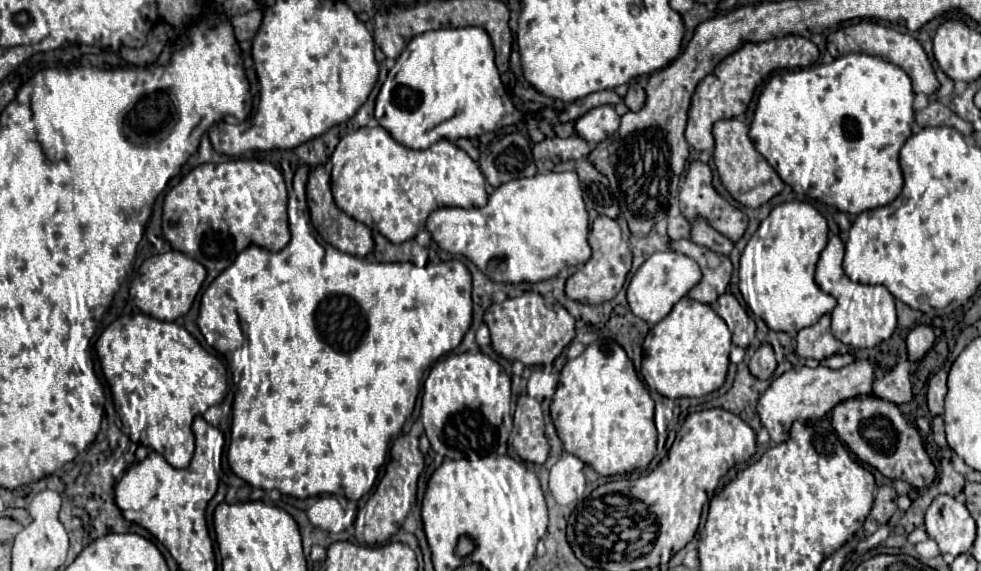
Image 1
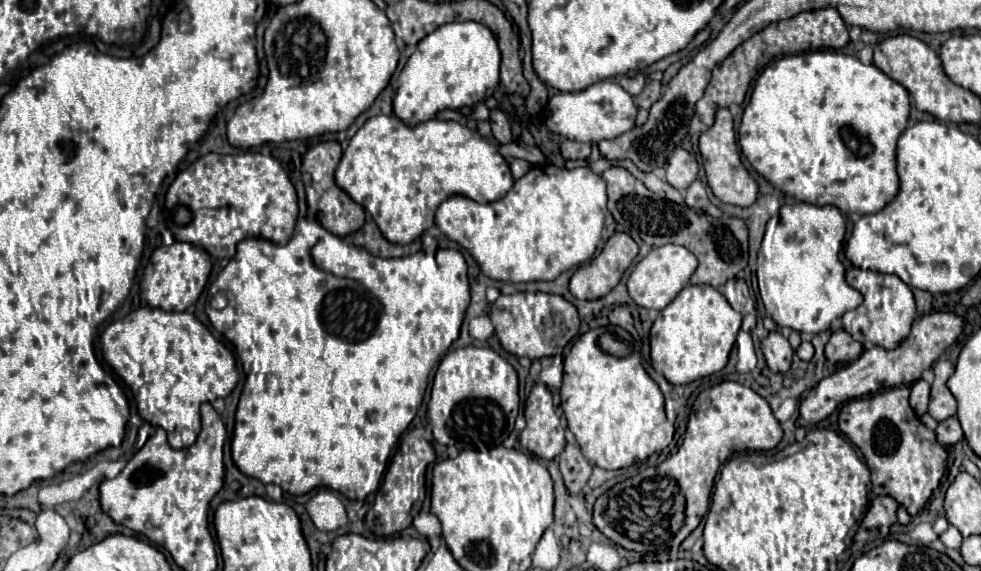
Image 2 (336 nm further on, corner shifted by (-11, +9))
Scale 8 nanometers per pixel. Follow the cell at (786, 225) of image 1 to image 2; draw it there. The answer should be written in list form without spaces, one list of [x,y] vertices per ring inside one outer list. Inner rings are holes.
[[[810,203],[782,205],[778,219],[770,219],[766,225],[766,235],[762,239],[758,253],[756,276],[760,297],[770,317],[780,327],[790,327],[800,333],[822,333],[830,329],[832,321],[842,317],[846,311],[856,309],[862,303],[862,295],[846,283],[846,269],[838,255],[844,240],[845,219],[834,205],[816,207]]]

